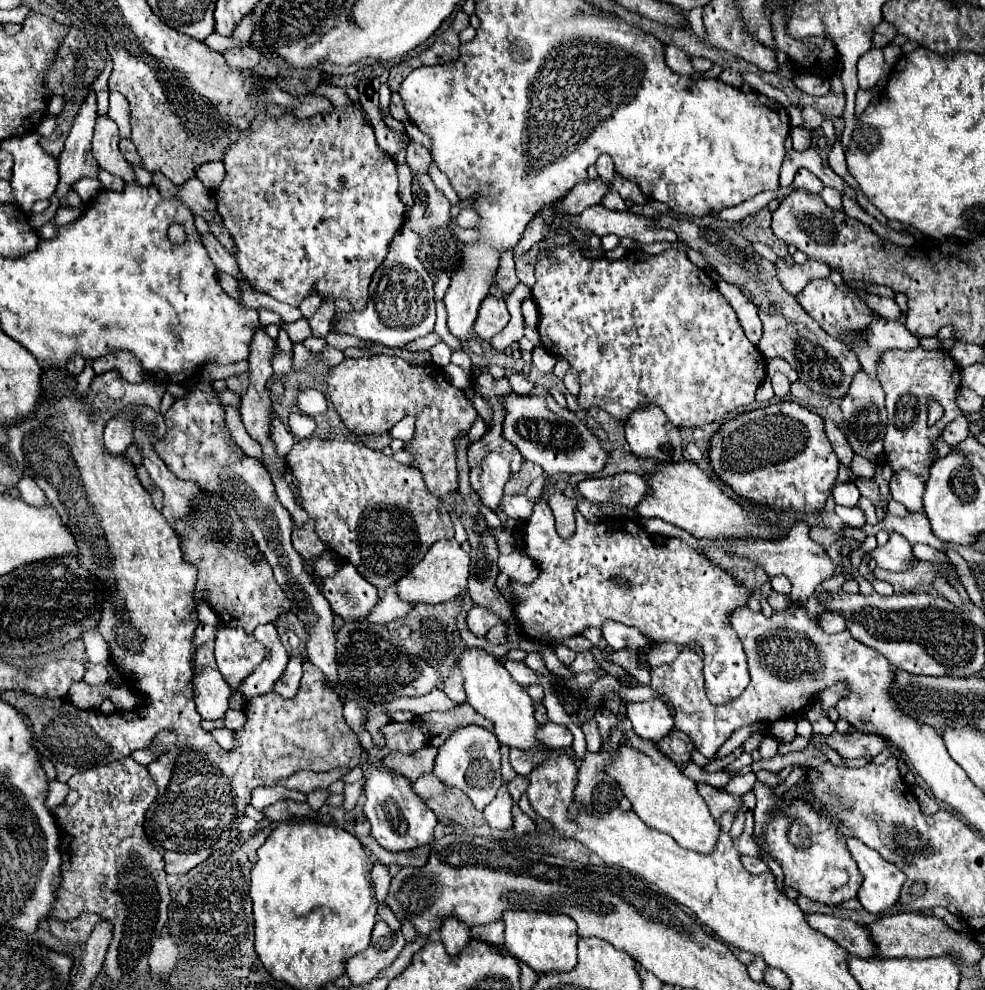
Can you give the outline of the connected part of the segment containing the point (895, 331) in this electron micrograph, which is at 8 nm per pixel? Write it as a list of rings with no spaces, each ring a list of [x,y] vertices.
[[[878,318],[866,330],[864,346],[852,346],[852,350],[856,352],[864,372],[876,380],[876,360],[882,352],[892,348],[912,350],[916,346],[920,346],[920,338],[916,338],[902,322]]]

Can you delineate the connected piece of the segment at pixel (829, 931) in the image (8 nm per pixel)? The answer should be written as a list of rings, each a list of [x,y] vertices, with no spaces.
[[[808,914],[808,924],[834,940],[840,948],[844,948],[848,954],[858,958],[872,958],[876,954],[876,944],[870,938],[870,932],[852,920],[826,916],[826,914]]]

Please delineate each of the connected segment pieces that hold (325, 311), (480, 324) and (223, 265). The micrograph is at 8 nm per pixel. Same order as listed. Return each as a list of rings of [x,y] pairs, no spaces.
[[[326,296],[320,310],[312,318],[308,318],[308,324],[312,328],[312,336],[316,336],[316,338],[326,338],[328,336],[334,312],[336,312],[334,300],[332,300],[332,296]]]
[[[488,294],[480,304],[480,312],[474,322],[474,332],[482,340],[490,342],[498,332],[502,332],[502,328],[508,324],[508,320],[510,320],[510,314],[508,314],[504,298]]]
[[[212,232],[200,234],[200,242],[202,242],[204,248],[208,250],[208,256],[212,258],[212,262],[216,264],[216,268],[218,268],[220,272],[228,272],[228,274],[232,274],[234,278],[242,278],[242,280],[244,280],[244,276],[240,276],[240,272],[238,272],[236,258],[226,252],[226,248],[212,236]]]

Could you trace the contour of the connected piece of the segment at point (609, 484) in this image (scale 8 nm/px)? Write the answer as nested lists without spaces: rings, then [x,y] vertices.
[[[622,472],[606,478],[582,480],[578,484],[578,490],[588,502],[614,502],[634,510],[642,496],[648,492],[648,482],[644,476]]]

